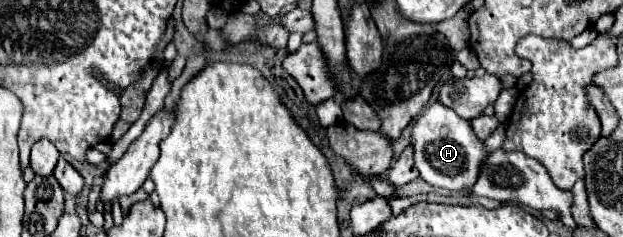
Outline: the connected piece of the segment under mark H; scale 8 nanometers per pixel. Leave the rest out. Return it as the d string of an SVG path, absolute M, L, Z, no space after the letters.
M439 101L425 107L423 113L417 117L411 145L415 149L415 165L421 177L429 185L447 191L463 191L467 187L473 187L475 179L479 177L479 167L483 165L483 159L487 159L485 145L473 133L471 123Z

